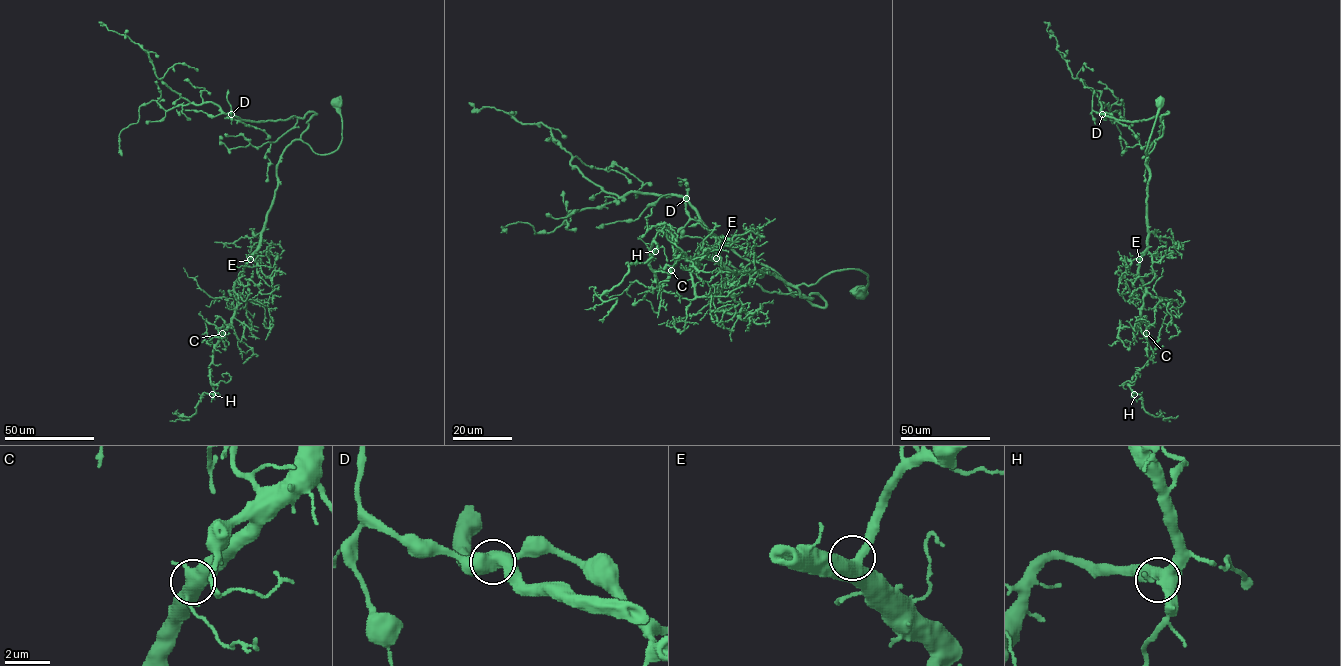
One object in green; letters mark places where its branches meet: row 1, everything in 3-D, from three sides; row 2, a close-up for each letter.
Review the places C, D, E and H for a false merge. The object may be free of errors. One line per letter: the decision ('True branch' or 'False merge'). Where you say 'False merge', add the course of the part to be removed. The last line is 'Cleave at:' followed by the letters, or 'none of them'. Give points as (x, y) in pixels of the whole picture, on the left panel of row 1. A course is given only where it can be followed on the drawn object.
C: True branch
D: False merge. Course of the part to remove: (231, 114), (235, 119), (263, 130), (268, 135), (266, 138)
E: True branch
H: True branch
Cleave at: D

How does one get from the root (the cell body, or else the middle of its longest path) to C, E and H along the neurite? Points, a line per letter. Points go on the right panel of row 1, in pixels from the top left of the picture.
C: (1160, 102), (1145, 151), (1155, 139), (1147, 157), (1147, 248), (1138, 269), (1146, 289), (1139, 327), (1146, 333)
E: (1160, 102), (1145, 151), (1147, 154), (1152, 150), (1155, 139), (1146, 161), (1149, 176), (1147, 248), (1139, 259)
H: (1160, 102), (1145, 151), (1155, 139), (1138, 269), (1139, 327), (1155, 349), (1129, 385), (1134, 394)

